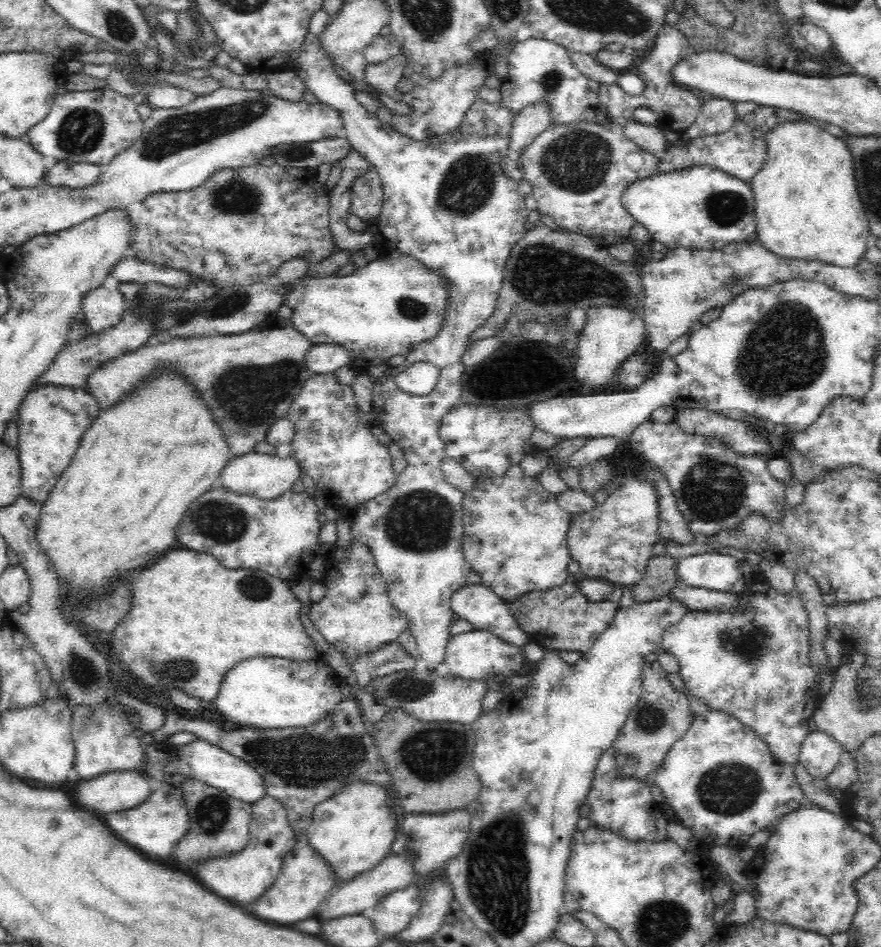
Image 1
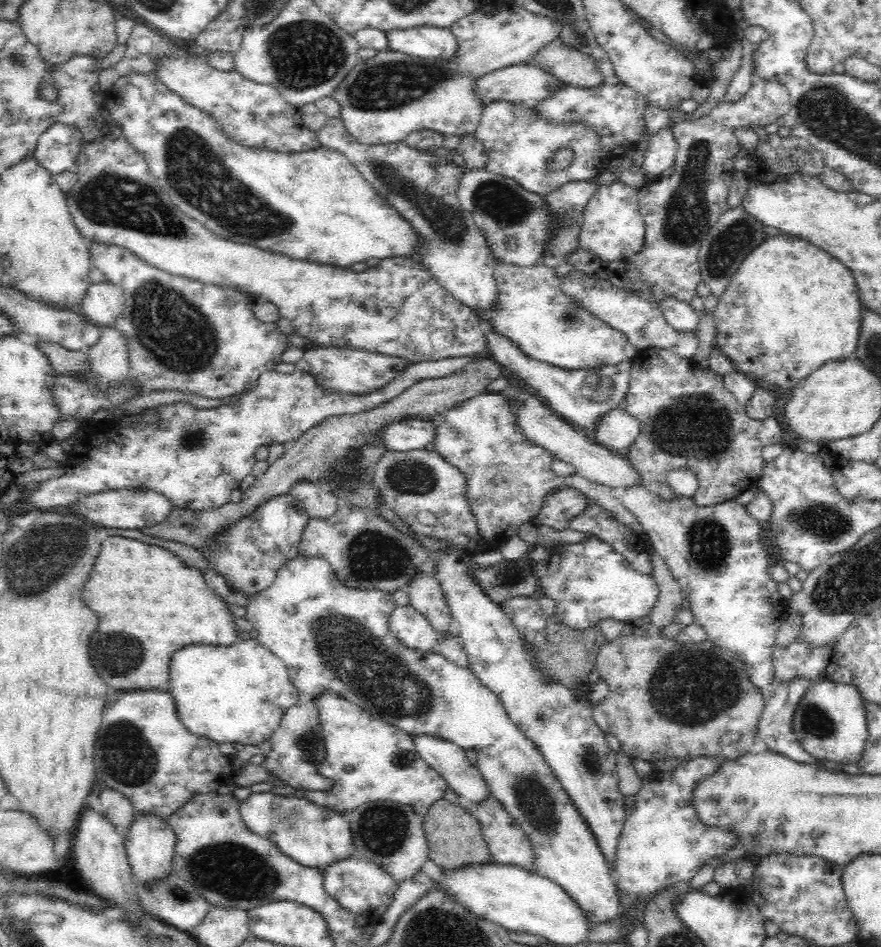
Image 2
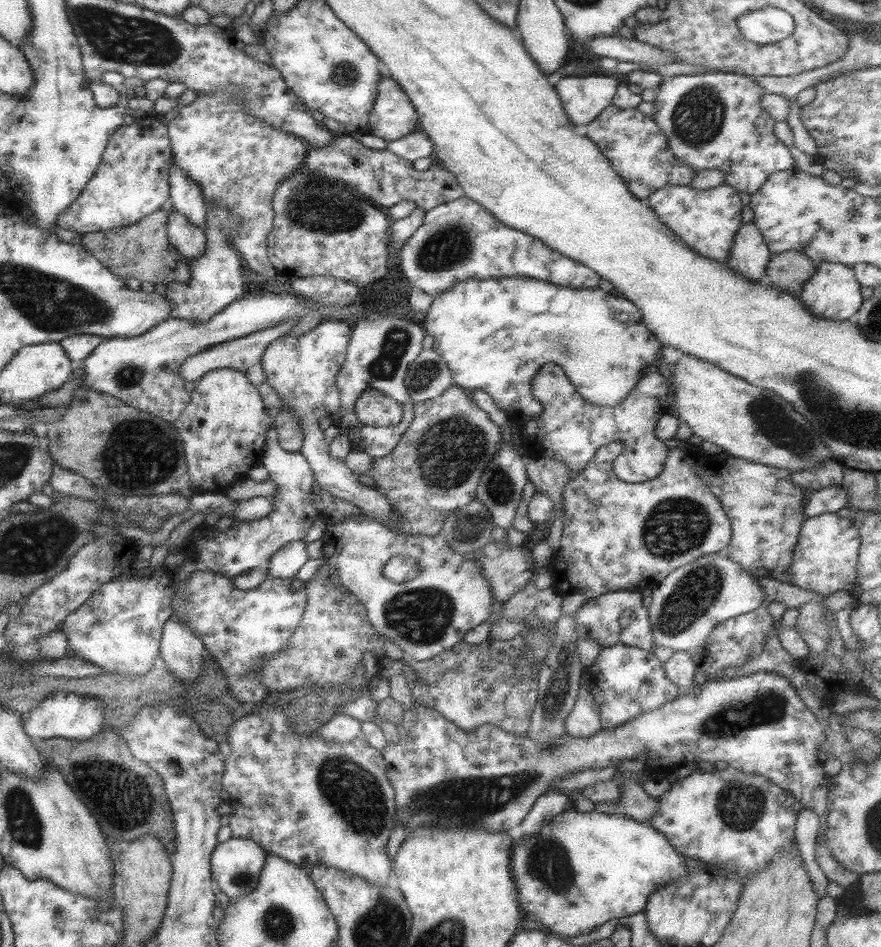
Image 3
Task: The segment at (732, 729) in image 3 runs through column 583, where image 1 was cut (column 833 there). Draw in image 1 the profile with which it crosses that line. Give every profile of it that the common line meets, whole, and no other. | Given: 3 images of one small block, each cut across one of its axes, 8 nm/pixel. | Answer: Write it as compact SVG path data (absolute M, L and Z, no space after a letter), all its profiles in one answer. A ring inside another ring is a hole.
M816 730L808 733L802 741L798 761L814 780L824 782L837 766L843 752L839 742L829 734Z

